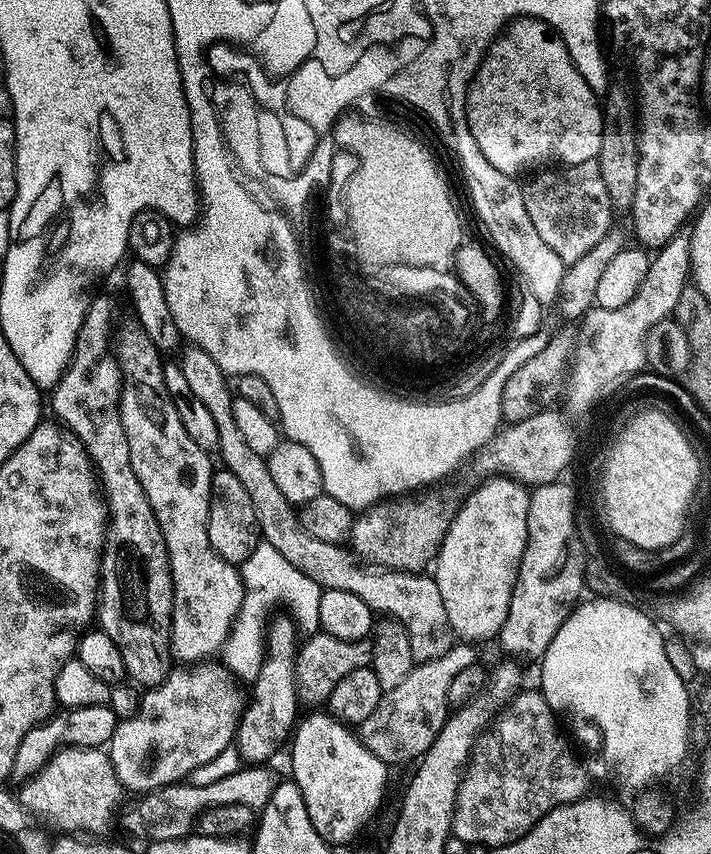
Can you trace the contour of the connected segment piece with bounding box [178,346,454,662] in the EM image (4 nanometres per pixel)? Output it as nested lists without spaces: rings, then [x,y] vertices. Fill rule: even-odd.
[[[198,346],[186,348],[178,357],[182,375],[190,385],[192,393],[208,407],[214,418],[218,430],[218,456],[224,459],[223,467],[226,471],[236,475],[238,482],[242,482],[246,489],[246,494],[250,494],[262,540],[274,546],[291,566],[300,570],[307,578],[312,578],[321,588],[358,594],[358,598],[362,598],[362,602],[366,602],[366,606],[370,606],[373,613],[397,620],[410,638],[413,661],[433,660],[446,654],[454,643],[454,633],[448,627],[446,606],[442,602],[442,593],[438,591],[435,575],[425,574],[423,571],[400,572],[397,568],[385,568],[382,564],[369,564],[344,544],[321,542],[311,536],[301,526],[297,509],[290,502],[286,502],[285,496],[279,492],[273,476],[270,475],[267,459],[254,454],[254,450],[250,450],[250,445],[242,439],[242,433],[238,431],[234,418],[234,392],[230,387],[229,377],[218,366],[218,362],[214,362],[214,358],[206,354],[206,350]]]

